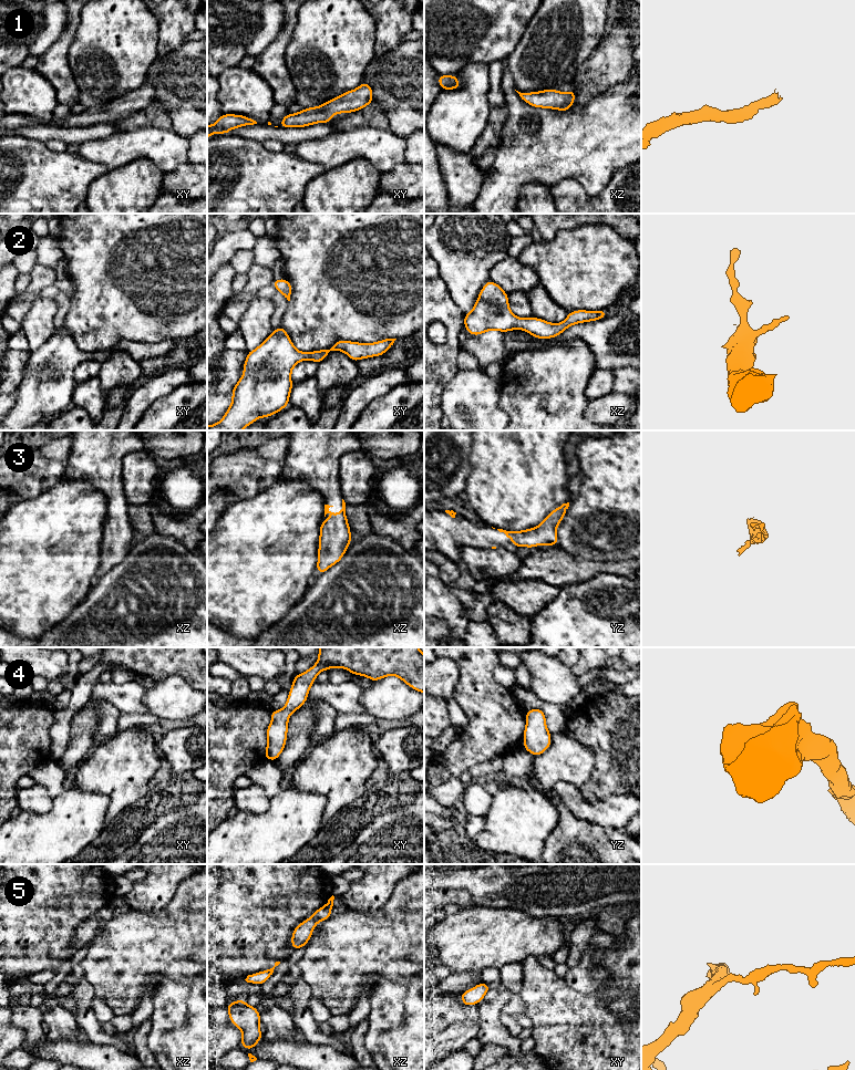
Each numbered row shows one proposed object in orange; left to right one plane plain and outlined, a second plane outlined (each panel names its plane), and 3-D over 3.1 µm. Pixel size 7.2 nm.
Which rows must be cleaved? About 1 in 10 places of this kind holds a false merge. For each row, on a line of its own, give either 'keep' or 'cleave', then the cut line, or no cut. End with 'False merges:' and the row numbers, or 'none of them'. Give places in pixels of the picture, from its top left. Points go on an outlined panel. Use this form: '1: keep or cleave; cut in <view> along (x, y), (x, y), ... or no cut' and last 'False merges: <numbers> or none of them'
1: keep; no cut
2: keep; no cut
3: keep; no cut
4: keep; no cut
5: keep; no cut
False merges: none of them

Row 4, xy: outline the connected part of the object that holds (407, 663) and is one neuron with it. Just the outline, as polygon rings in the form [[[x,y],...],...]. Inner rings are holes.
[[[319,647],[318,655],[318,662],[311,668],[295,675],[285,708],[271,711],[271,723],[266,730],[268,744],[265,758],[268,760],[275,761],[282,752],[287,741],[289,717],[308,699],[310,686],[321,671],[332,667],[346,668],[353,675],[362,675],[373,682],[394,675],[424,694],[424,655],[419,647]]]

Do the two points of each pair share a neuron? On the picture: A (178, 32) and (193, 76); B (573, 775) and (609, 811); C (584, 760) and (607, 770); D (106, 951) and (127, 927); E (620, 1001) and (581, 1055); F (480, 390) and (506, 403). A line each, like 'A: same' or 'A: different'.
A: different
B: different
C: different
D: same
E: different
F: different

